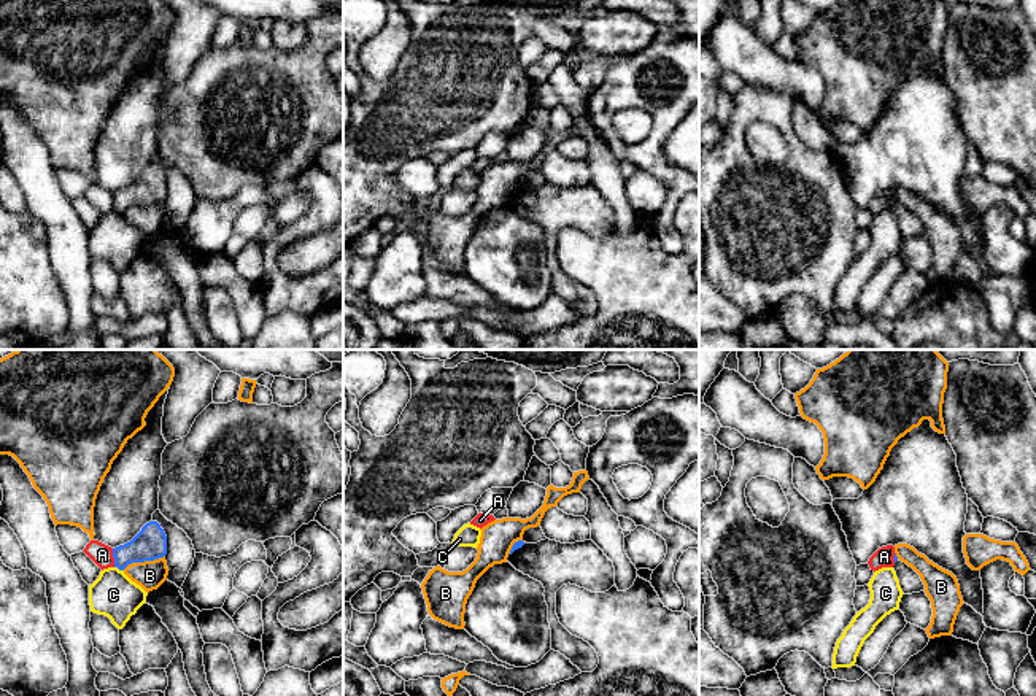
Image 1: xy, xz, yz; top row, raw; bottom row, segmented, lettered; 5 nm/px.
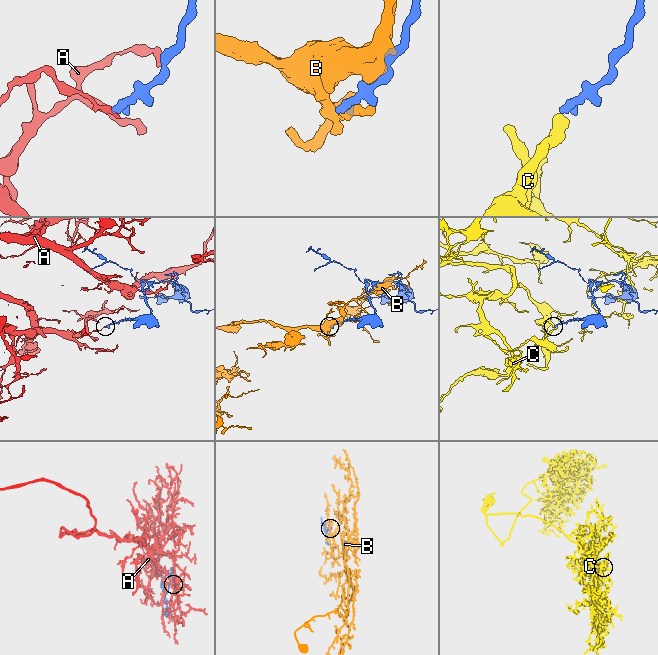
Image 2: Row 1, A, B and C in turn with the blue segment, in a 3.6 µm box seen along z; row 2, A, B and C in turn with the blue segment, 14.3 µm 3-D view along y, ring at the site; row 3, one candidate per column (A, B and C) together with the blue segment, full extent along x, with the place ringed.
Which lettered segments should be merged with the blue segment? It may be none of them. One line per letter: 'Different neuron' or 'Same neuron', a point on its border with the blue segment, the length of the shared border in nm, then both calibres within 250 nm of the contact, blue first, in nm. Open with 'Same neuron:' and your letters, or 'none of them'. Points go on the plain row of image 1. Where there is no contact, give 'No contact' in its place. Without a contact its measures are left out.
Same neuron: none of them
A: Different neuron. Touches blue at xy (113, 201). Shared border 100 nm. Thickness 170 nm (blue) against 110 nm
B: Different neuron. Touches blue at xy (143, 205). Shared border 220 nm. Thickness 170 nm (blue) against 150 nm
C: Different neuron. Touches blue at xy (119, 213). Shared border 50 nm. Thickness 170 nm (blue) against 220 nm

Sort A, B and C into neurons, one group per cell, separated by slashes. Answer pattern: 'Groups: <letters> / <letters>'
Groups: A / B / C

